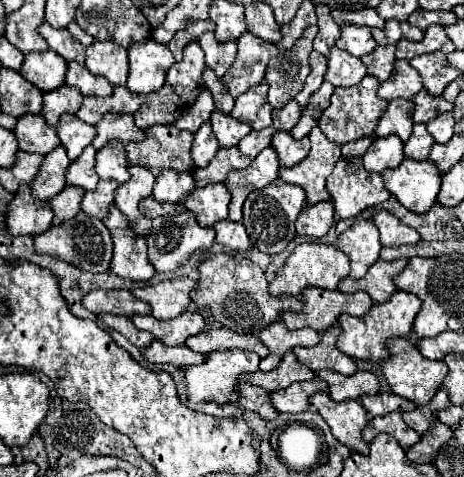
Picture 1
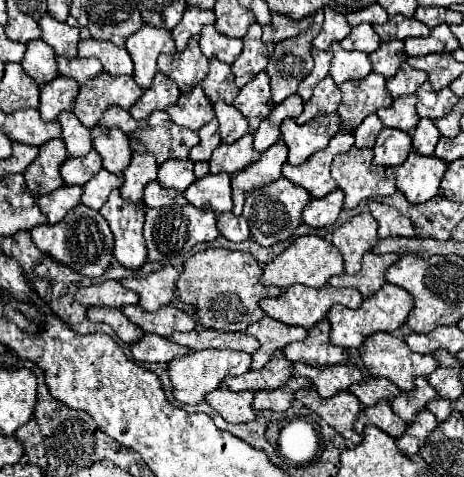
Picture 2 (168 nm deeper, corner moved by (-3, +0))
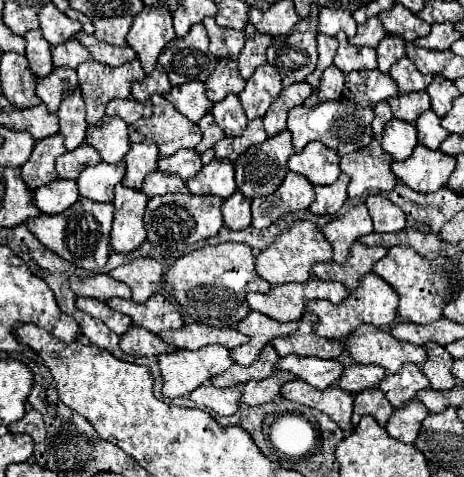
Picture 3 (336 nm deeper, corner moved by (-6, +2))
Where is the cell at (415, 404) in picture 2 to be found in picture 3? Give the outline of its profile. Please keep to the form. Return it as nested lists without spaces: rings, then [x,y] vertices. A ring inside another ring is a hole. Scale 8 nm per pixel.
[[[404,363],[394,375],[386,375],[380,381],[380,391],[394,407],[402,407],[424,387],[430,387],[430,381],[414,363]]]

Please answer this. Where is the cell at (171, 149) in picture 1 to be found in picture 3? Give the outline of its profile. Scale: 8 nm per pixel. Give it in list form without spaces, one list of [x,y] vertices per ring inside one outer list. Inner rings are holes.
[[[162,95],[152,97],[152,107],[154,111],[150,117],[128,125],[130,141],[152,141],[158,145],[162,157],[168,157],[178,149],[194,149],[200,143],[202,133],[198,125],[184,117]]]

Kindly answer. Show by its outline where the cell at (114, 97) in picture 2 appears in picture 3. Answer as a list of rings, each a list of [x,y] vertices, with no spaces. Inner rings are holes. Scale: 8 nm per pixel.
[[[88,59],[80,63],[76,71],[86,101],[88,123],[96,123],[104,117],[104,109],[110,99],[128,99],[130,85],[146,75],[138,59],[128,61],[120,67],[108,67],[94,59]]]

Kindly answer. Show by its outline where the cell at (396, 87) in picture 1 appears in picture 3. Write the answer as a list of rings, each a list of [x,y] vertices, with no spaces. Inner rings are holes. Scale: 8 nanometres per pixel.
[[[402,57],[398,63],[390,67],[390,77],[398,83],[400,93],[412,93],[412,91],[422,91],[430,85],[434,75],[424,75],[416,69],[416,65],[408,59]]]

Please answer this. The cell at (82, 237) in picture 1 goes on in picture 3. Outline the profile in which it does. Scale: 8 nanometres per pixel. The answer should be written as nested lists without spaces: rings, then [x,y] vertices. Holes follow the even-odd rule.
[[[78,199],[72,207],[68,207],[60,215],[38,215],[26,221],[28,229],[38,237],[38,241],[56,251],[66,261],[74,263],[76,267],[88,271],[100,271],[106,265],[110,255],[110,229],[114,219],[114,205],[112,203],[96,203],[90,199]]]

